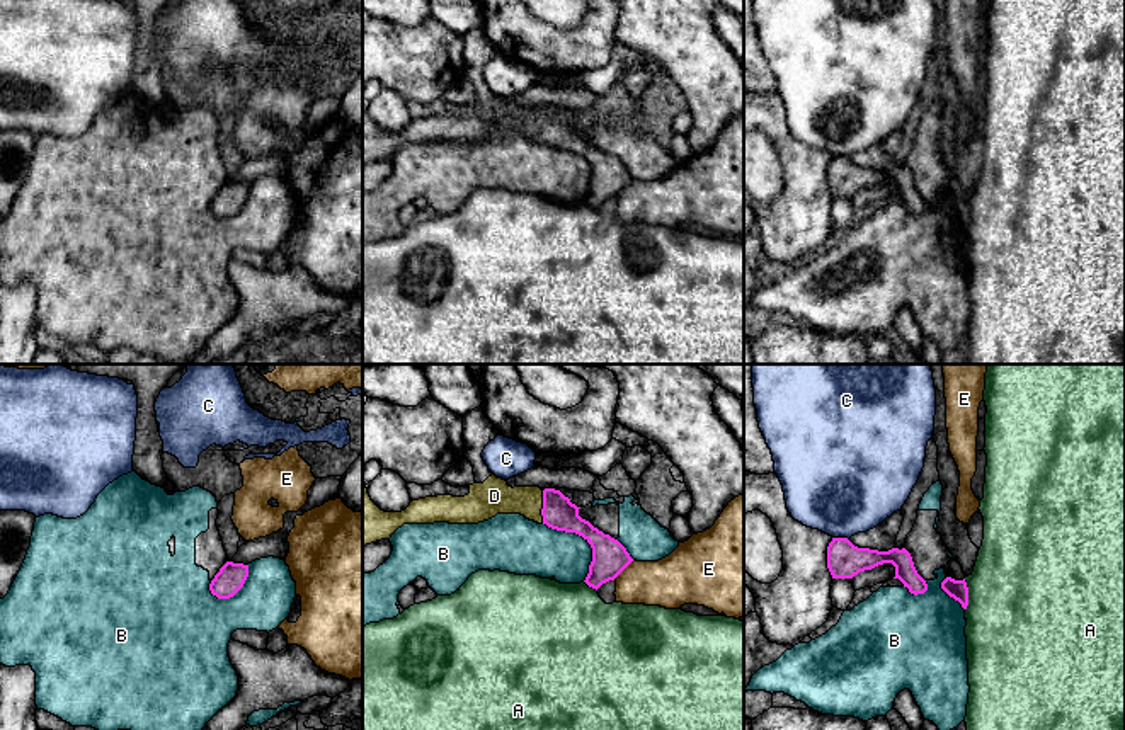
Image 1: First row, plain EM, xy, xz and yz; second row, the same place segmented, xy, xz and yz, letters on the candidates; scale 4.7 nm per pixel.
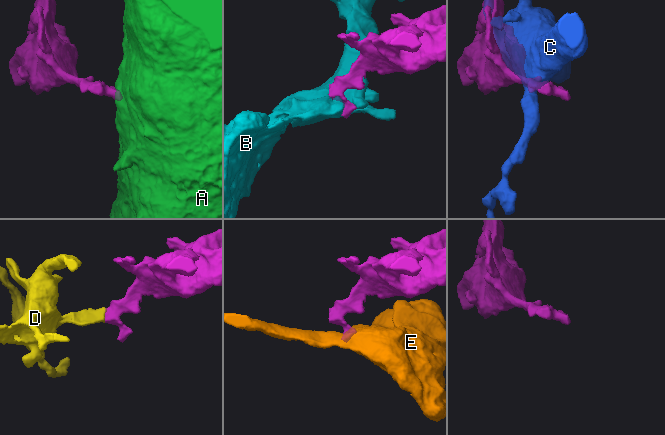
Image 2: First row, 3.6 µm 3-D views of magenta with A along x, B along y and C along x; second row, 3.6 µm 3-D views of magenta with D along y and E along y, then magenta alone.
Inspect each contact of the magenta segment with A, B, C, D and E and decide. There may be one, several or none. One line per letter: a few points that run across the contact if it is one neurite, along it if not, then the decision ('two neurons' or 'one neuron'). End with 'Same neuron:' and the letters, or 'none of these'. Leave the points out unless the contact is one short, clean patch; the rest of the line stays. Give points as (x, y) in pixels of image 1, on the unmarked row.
A: line yz (964, 198), (967, 206), (965, 228); two neurons
B: two neurons
C: two neurons
D: one neuron
E: line xz (633, 179), (613, 198); two neurons
Same neuron: D

